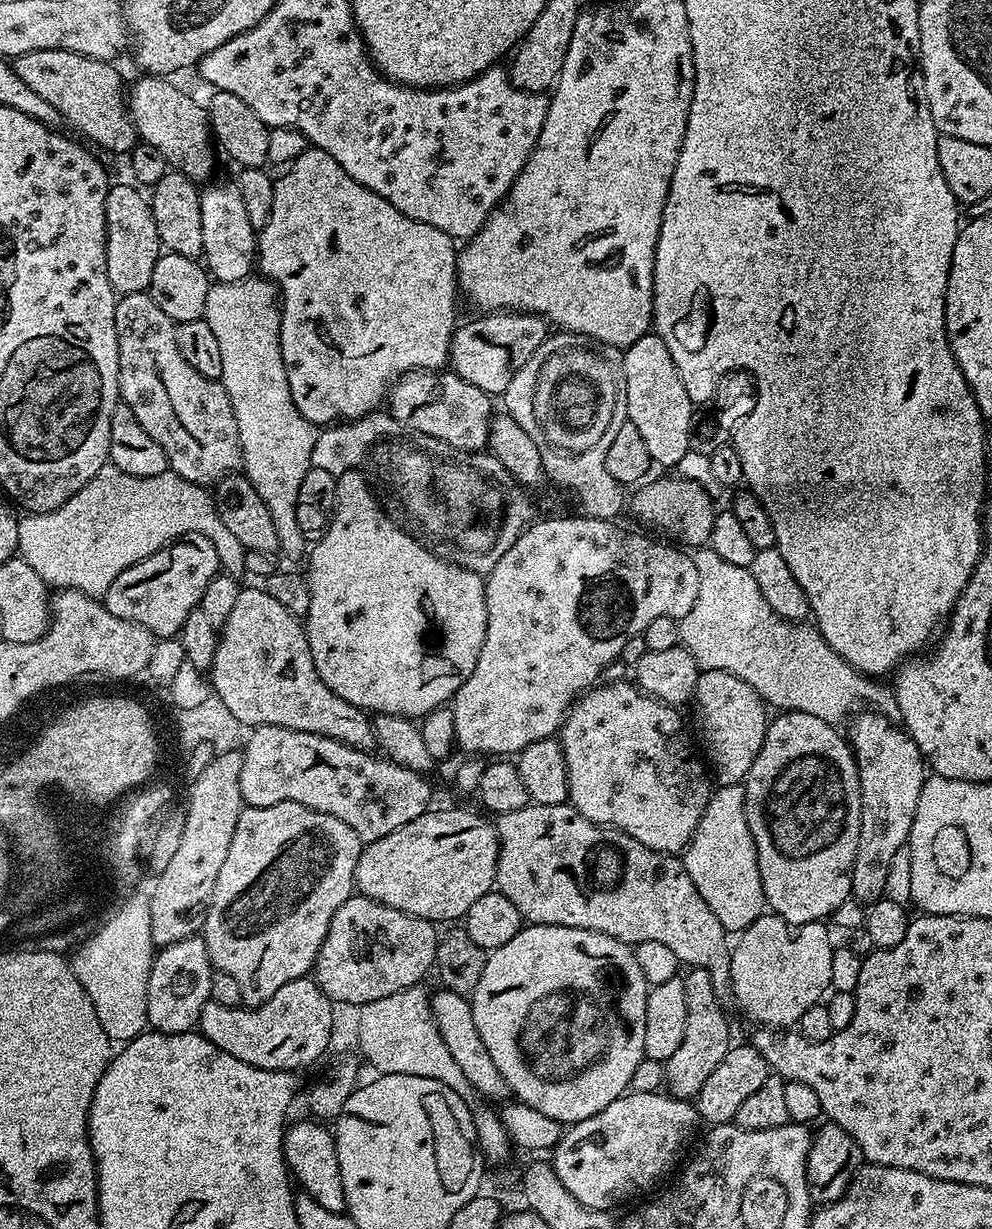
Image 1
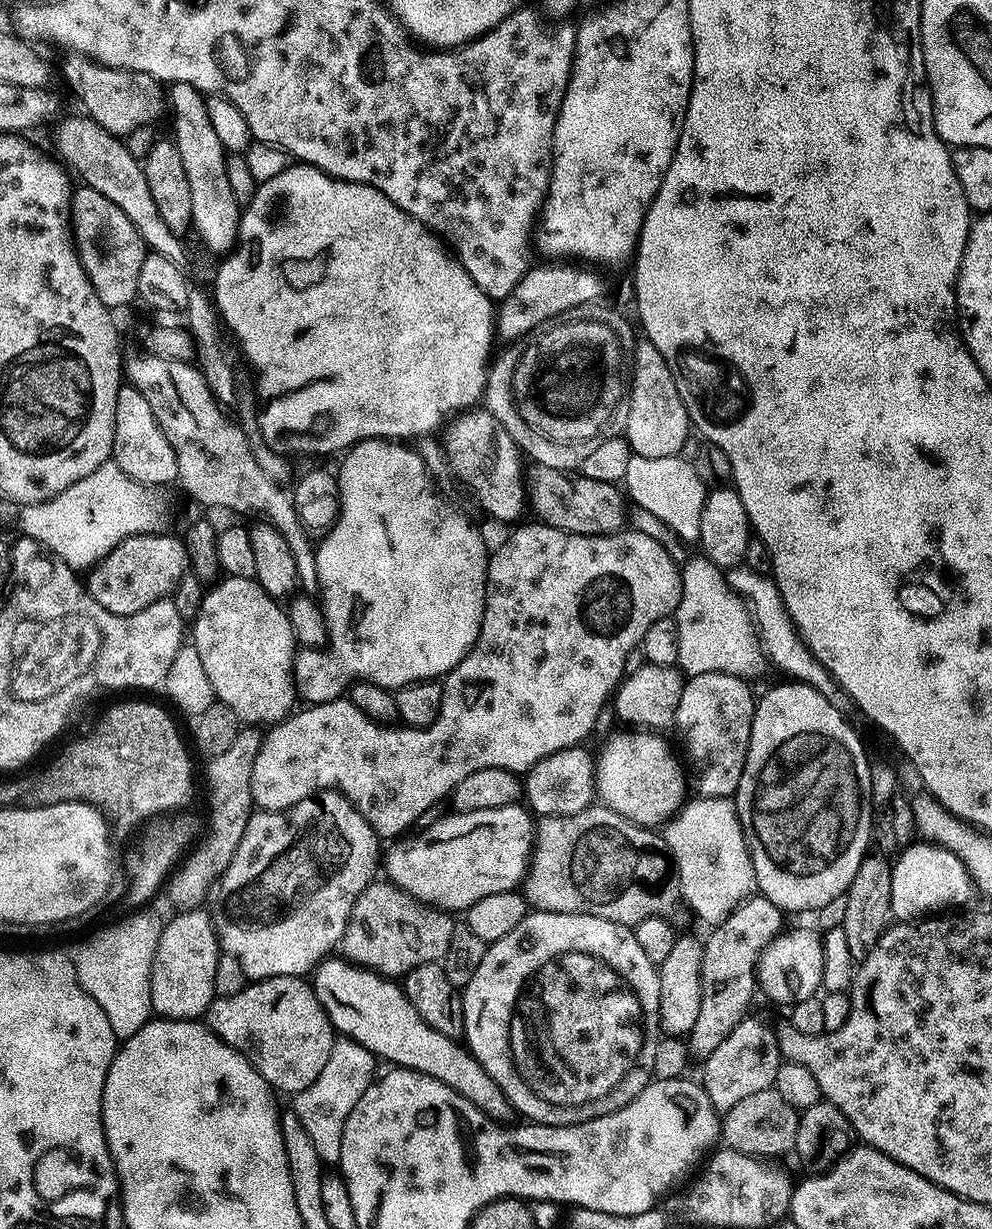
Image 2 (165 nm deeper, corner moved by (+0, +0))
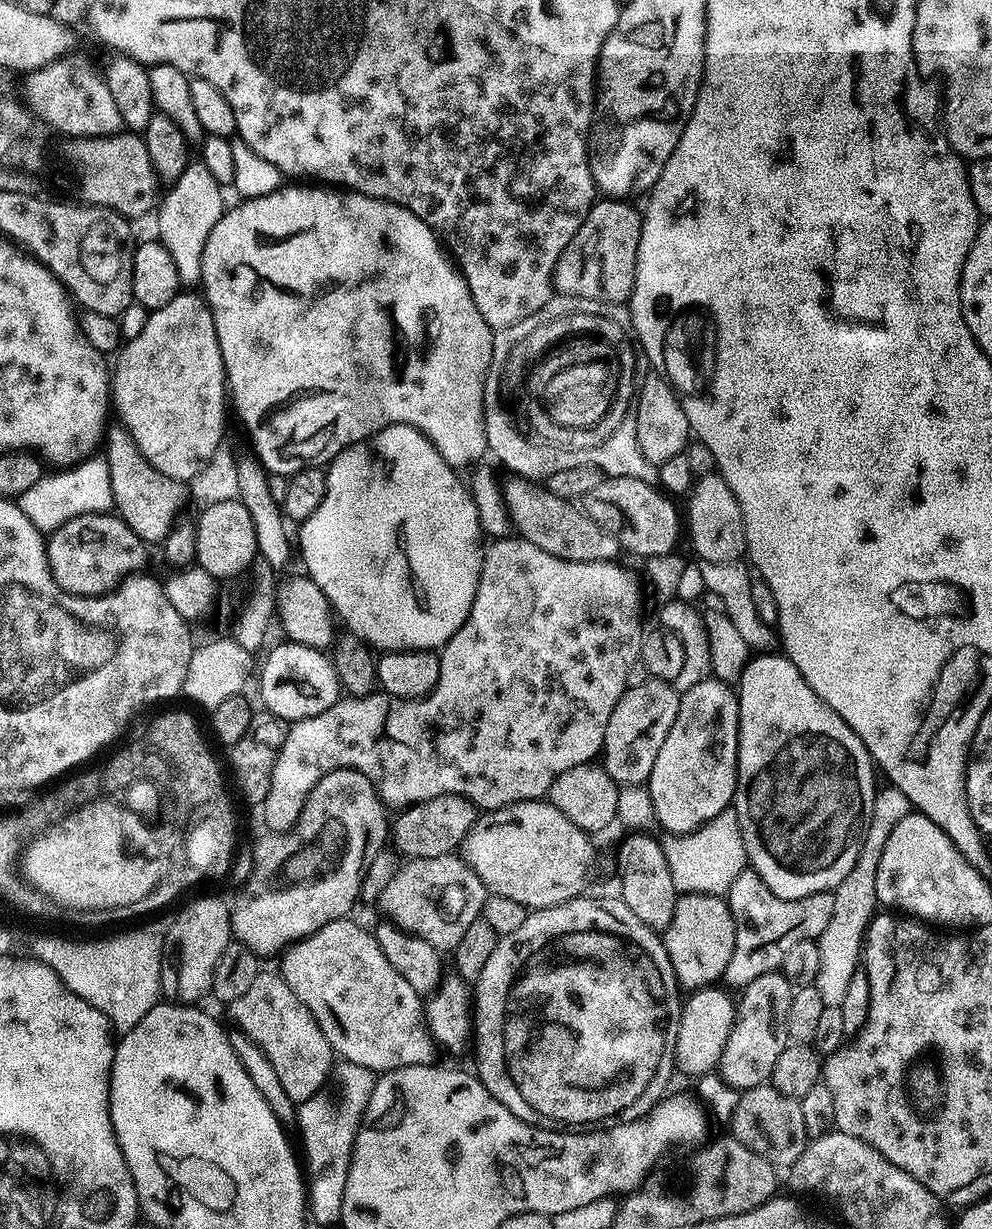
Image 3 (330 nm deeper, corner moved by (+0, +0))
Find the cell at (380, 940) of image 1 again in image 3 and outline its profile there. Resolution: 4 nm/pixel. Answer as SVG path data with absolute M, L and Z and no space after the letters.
M449 854L438 858L422 858L417 856L407 861L388 881L380 892L380 912L389 925L408 932L411 936L430 942L441 954L451 953L458 946L462 934L470 930L472 923L481 919L480 911L490 893L476 874L468 869L457 855Z

